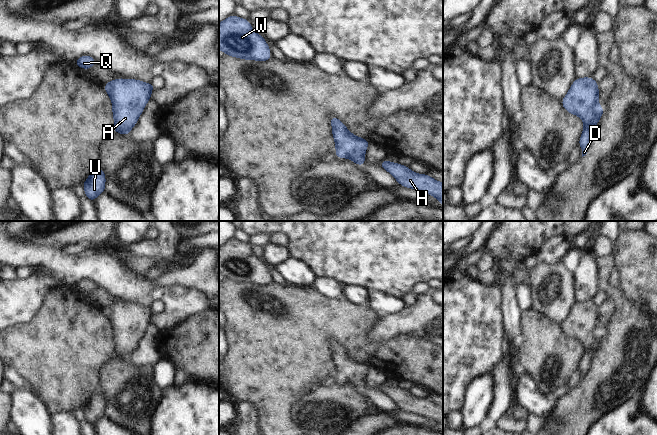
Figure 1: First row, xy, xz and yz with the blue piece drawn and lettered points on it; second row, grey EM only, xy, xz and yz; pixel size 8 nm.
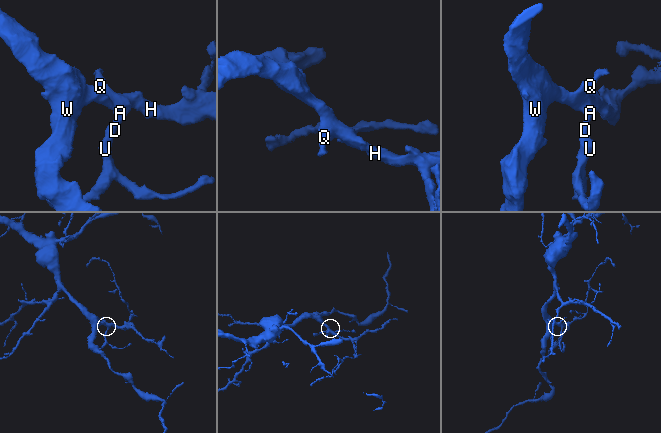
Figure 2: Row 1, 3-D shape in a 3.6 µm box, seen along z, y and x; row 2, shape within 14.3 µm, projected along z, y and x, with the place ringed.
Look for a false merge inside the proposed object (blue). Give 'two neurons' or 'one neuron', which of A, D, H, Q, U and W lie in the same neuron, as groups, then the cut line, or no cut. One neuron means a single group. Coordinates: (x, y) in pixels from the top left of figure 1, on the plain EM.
one neuron; A D H Q U W; no cut

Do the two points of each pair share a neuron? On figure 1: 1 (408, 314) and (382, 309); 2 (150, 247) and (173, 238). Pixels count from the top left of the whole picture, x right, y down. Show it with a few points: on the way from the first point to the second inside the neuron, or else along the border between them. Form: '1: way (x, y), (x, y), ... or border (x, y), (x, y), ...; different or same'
1: border (405, 305), (394, 313), (378, 315); different
2: way (156, 247), (162, 247), (167, 242); same

